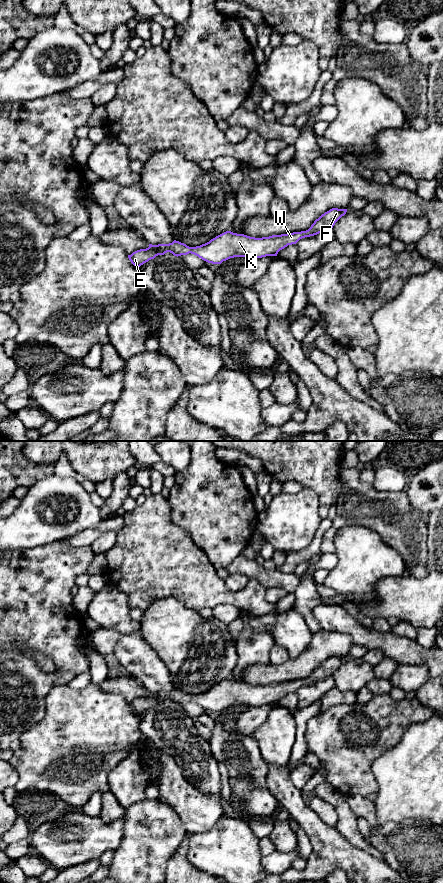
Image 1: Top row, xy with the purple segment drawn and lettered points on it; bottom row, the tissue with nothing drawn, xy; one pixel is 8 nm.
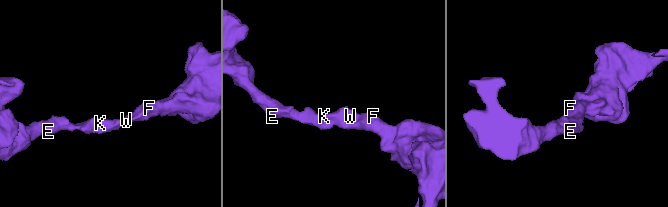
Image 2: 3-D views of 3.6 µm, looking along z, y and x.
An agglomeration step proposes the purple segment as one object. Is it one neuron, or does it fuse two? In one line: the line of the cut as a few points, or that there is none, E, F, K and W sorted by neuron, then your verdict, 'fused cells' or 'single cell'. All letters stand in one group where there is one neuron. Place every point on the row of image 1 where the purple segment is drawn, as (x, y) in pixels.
no cut | E F K W | single cell

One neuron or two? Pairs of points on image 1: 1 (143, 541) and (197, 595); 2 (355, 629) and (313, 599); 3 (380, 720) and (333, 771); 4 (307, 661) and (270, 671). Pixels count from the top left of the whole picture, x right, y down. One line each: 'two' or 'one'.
1: one
2: two
3: one
4: one

